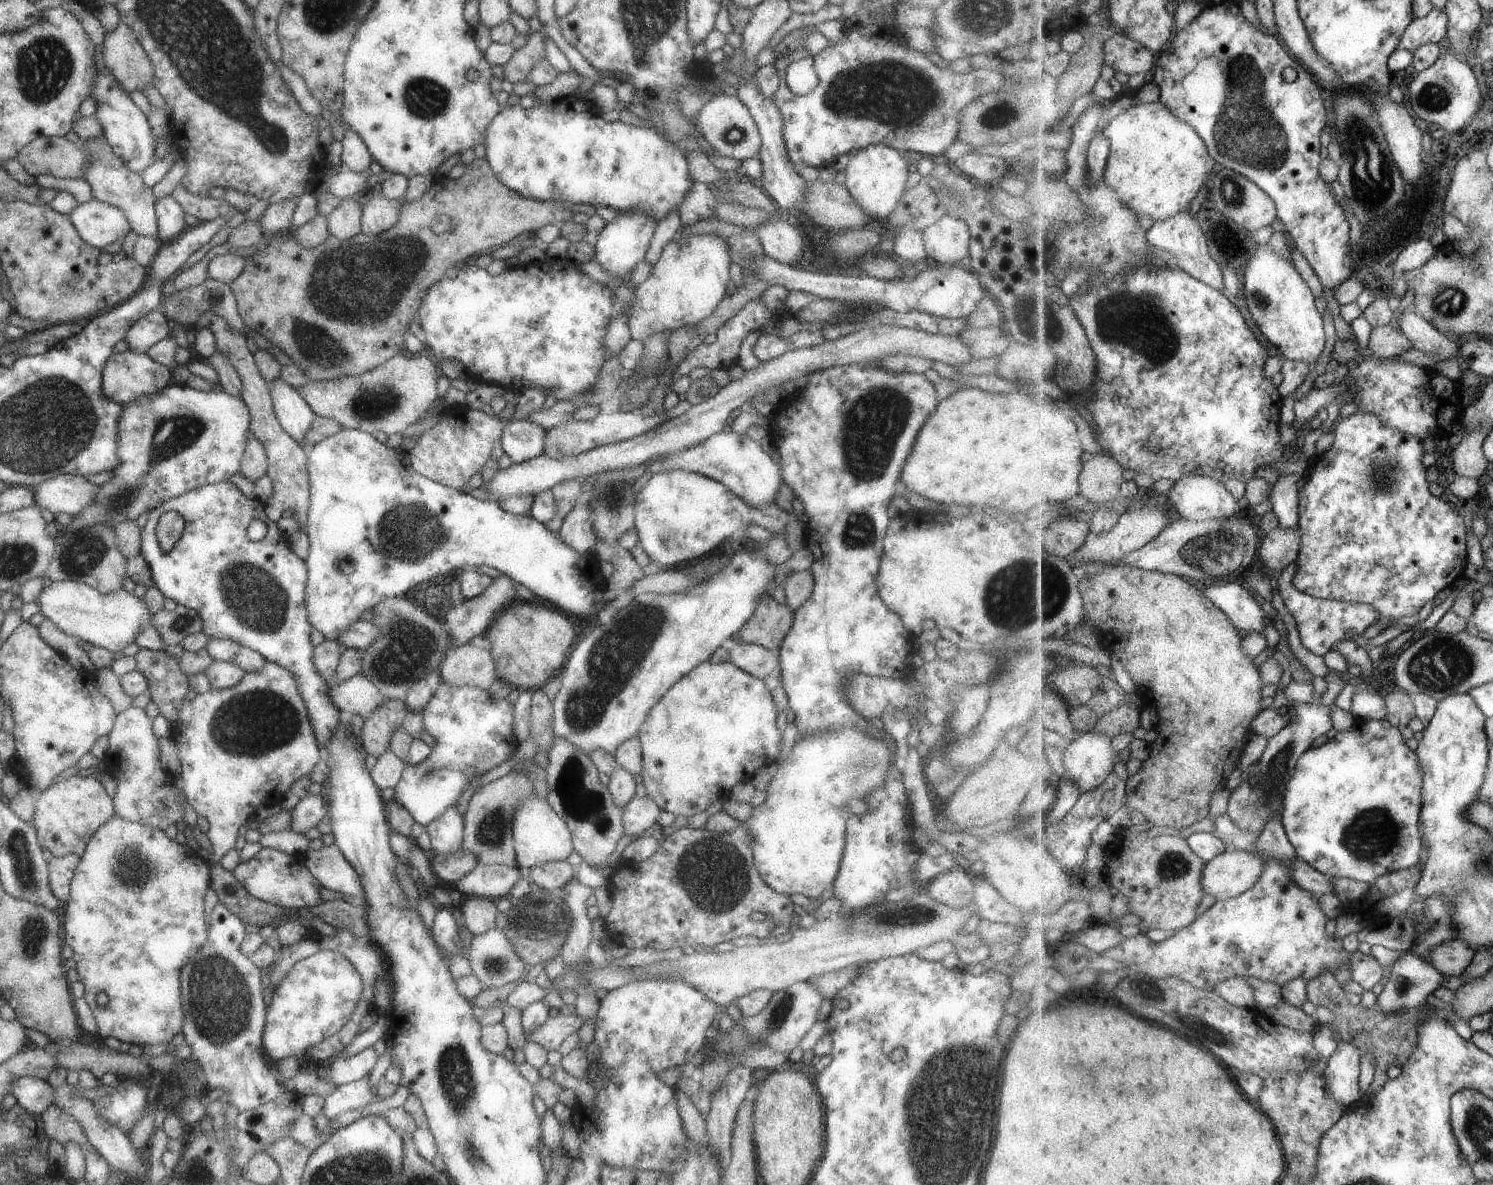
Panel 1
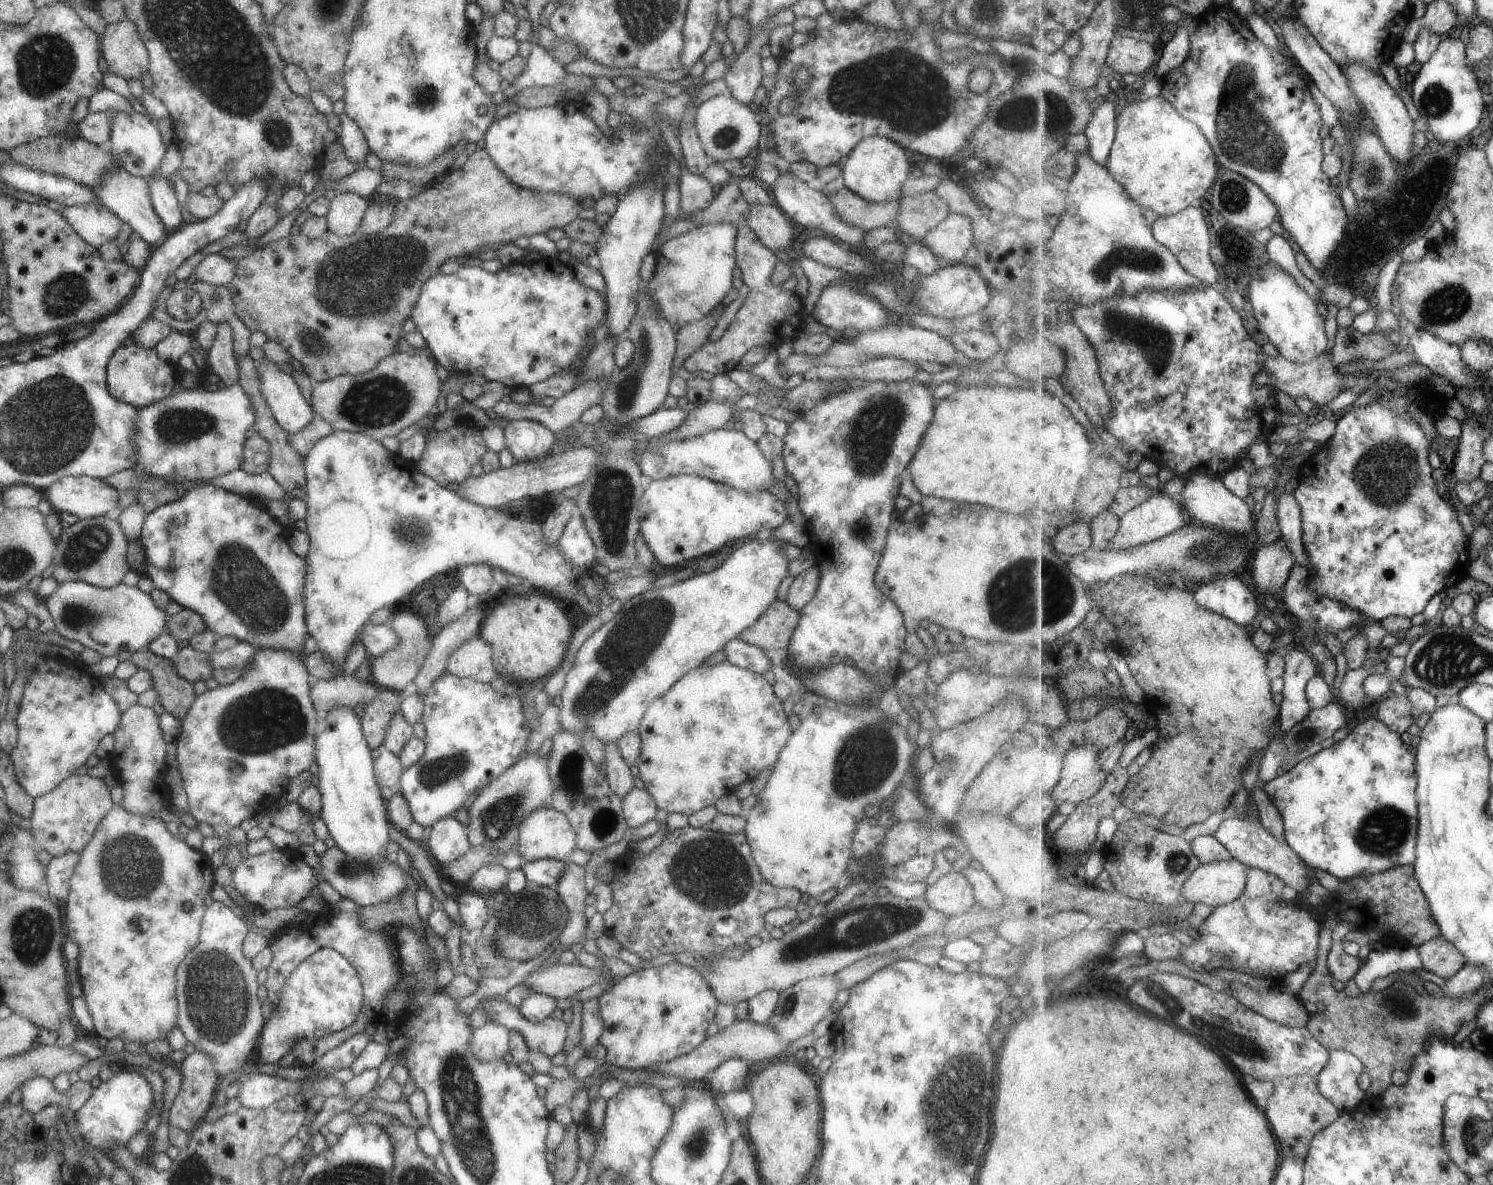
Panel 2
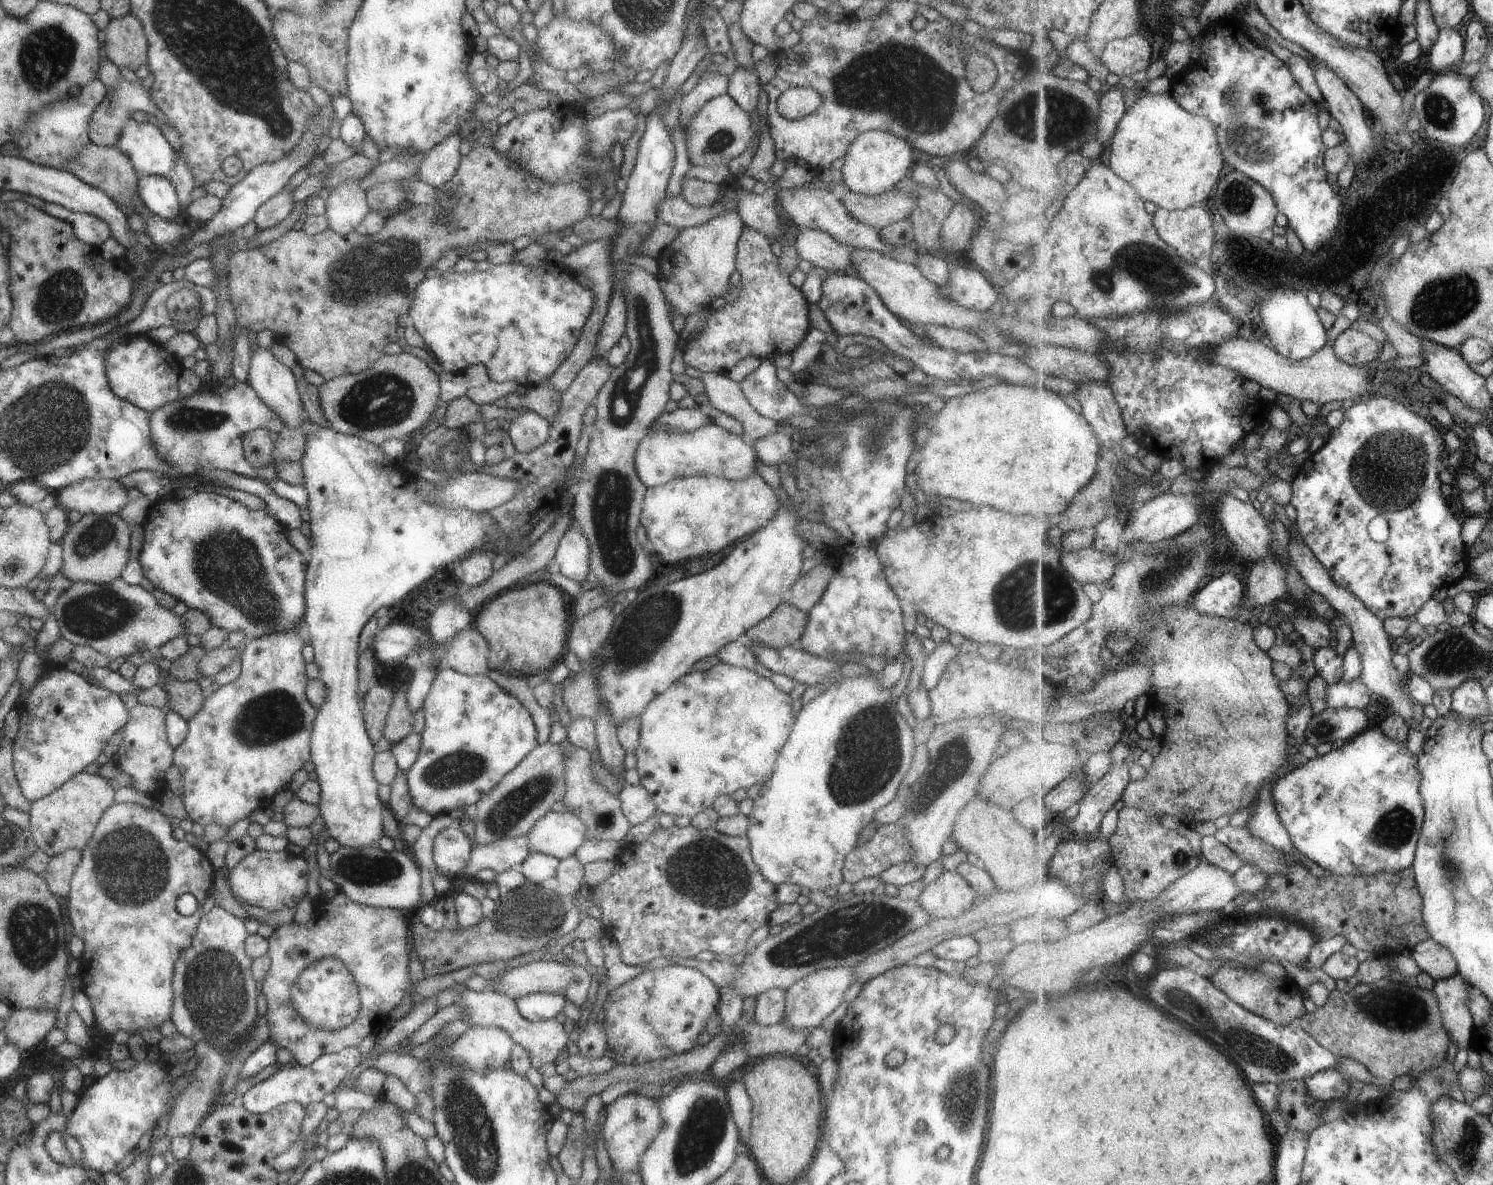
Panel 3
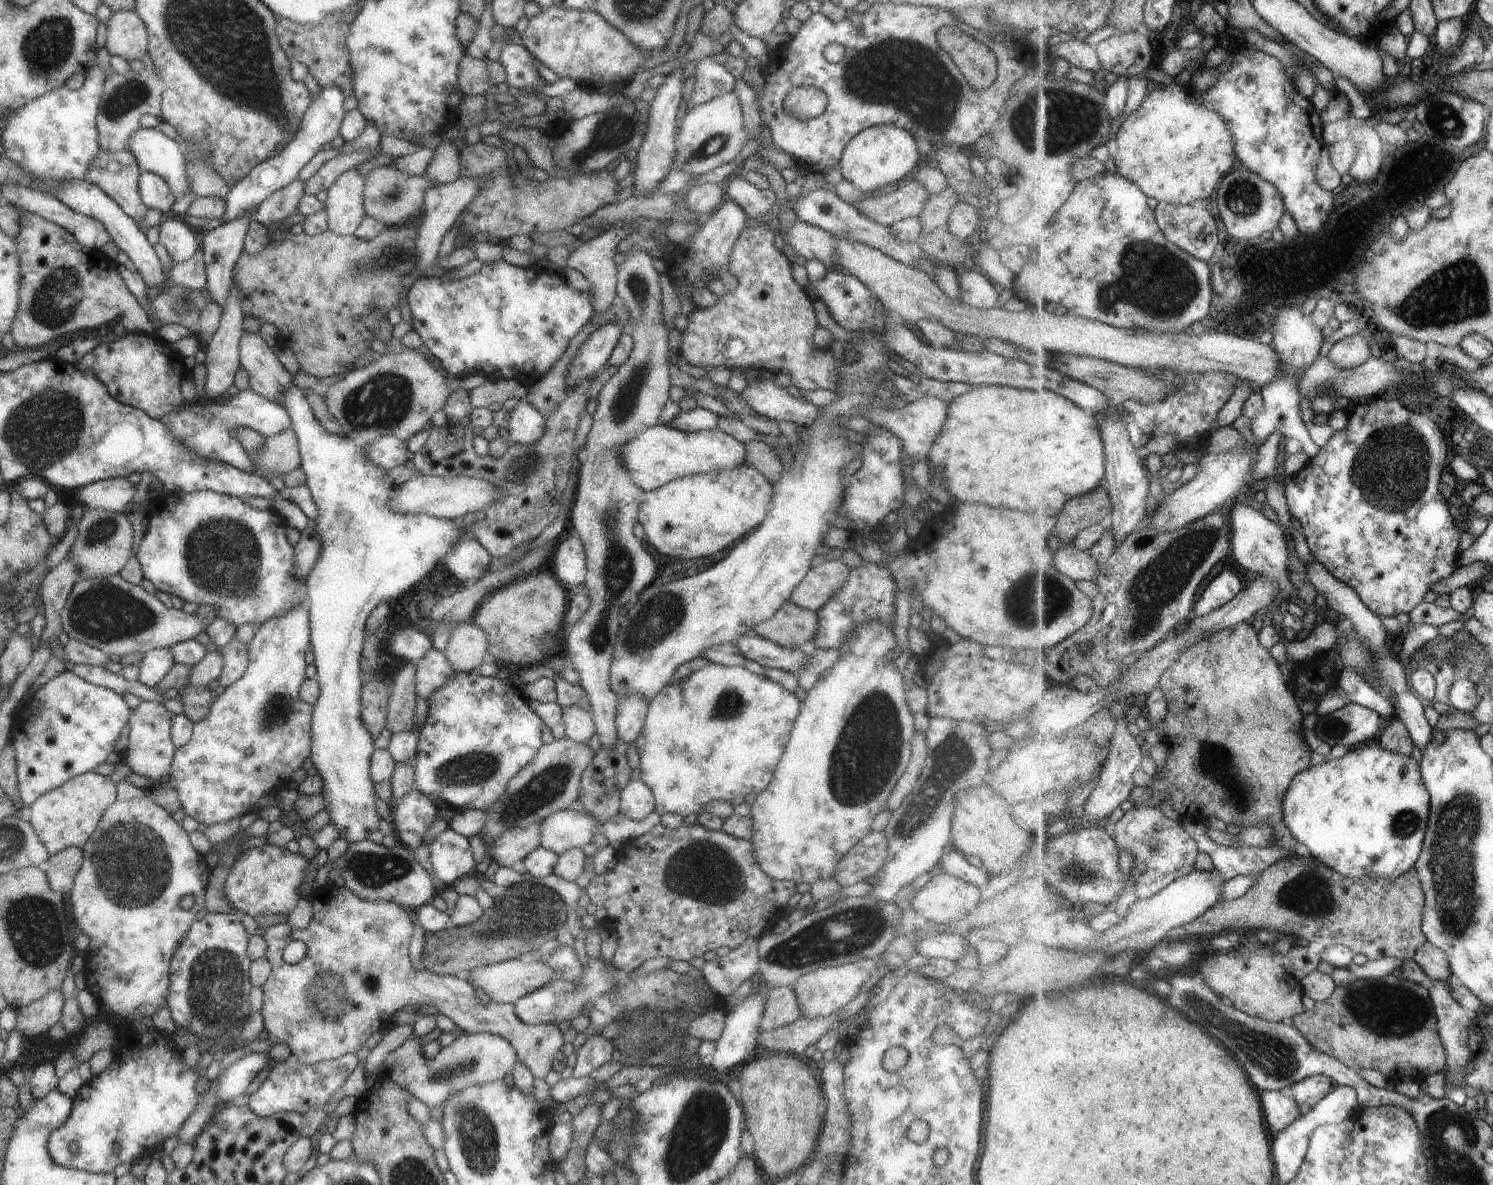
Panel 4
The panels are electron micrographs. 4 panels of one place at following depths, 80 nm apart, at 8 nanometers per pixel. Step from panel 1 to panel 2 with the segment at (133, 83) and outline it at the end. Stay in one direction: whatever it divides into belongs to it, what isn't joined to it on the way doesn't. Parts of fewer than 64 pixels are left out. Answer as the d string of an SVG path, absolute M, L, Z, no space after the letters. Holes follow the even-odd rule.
M123 16L121 20L105 25L100 35L98 48L103 69L121 76L126 82L140 80L142 73L148 70L148 56L133 22Z

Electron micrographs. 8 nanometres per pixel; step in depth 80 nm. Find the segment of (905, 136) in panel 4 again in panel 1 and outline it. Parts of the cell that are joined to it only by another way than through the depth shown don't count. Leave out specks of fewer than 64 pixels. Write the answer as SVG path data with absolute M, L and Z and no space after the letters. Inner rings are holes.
M870 144L852 152L842 171L842 185L845 190L865 214L877 220L888 217L893 212L905 190L904 184L909 169L904 153L882 144Z

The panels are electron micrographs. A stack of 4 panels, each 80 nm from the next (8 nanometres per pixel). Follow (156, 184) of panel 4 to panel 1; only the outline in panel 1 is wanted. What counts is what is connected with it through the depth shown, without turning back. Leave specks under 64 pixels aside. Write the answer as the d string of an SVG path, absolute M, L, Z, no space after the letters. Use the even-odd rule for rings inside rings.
M169 195L155 199L154 215L156 218L156 237L161 244L175 238L187 227L183 221L185 215L183 209Z

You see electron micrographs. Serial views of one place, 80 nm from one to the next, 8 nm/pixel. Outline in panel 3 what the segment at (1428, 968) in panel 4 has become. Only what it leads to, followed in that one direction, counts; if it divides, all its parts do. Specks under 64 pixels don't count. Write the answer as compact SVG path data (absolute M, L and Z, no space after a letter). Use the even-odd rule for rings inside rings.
M1433 938L1420 942L1411 952L1411 957L1422 971L1435 980L1448 979L1460 972L1453 952Z

